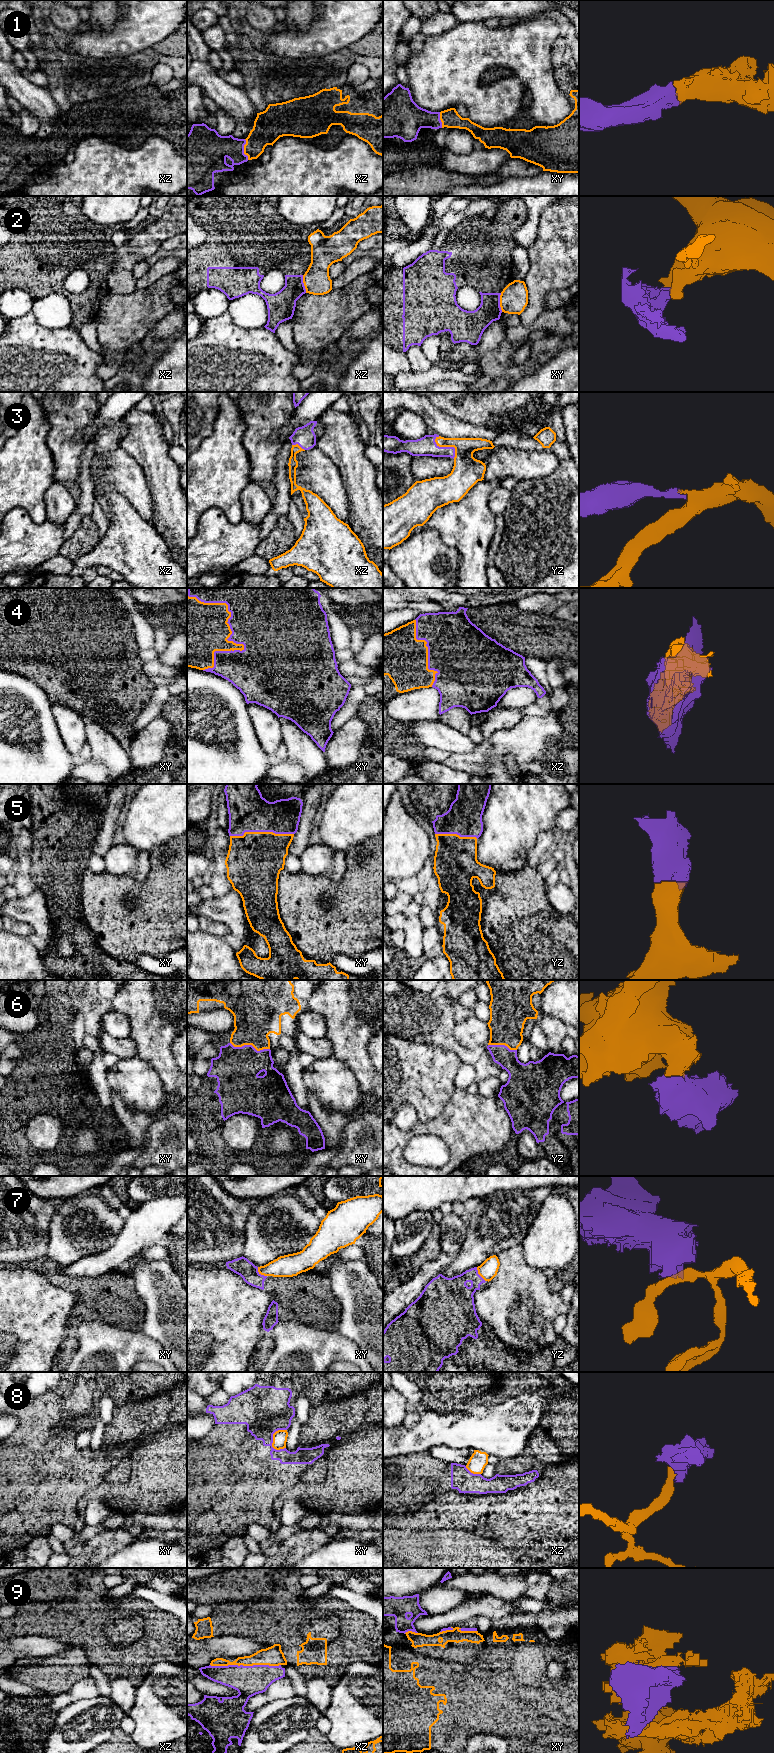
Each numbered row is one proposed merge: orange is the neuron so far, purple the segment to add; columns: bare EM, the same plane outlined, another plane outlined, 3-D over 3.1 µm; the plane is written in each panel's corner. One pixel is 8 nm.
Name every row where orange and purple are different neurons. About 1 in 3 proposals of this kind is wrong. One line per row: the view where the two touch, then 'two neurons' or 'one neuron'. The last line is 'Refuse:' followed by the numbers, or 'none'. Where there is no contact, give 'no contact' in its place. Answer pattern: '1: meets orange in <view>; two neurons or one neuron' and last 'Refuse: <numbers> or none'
1: meets orange in xz; one neuron
2: meets orange in xy; two neurons
3: meets orange in yz; one neuron
4: meets orange in xy; one neuron
5: meets orange in xy; one neuron
6: meets orange in xy; one neuron
7: meets orange in xy; two neurons
8: meets orange in xy; two neurons
9: meets orange in xz; two neurons
Refuse: 2, 7, 8, 9

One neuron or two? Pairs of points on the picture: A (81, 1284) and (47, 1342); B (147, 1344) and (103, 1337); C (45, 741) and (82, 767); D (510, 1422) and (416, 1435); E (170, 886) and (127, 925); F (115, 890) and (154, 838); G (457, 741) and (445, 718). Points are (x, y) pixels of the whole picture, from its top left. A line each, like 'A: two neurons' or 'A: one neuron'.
A: two neurons
B: one neuron
C: two neurons
D: one neuron
E: one neuron
F: two neurons
G: two neurons

